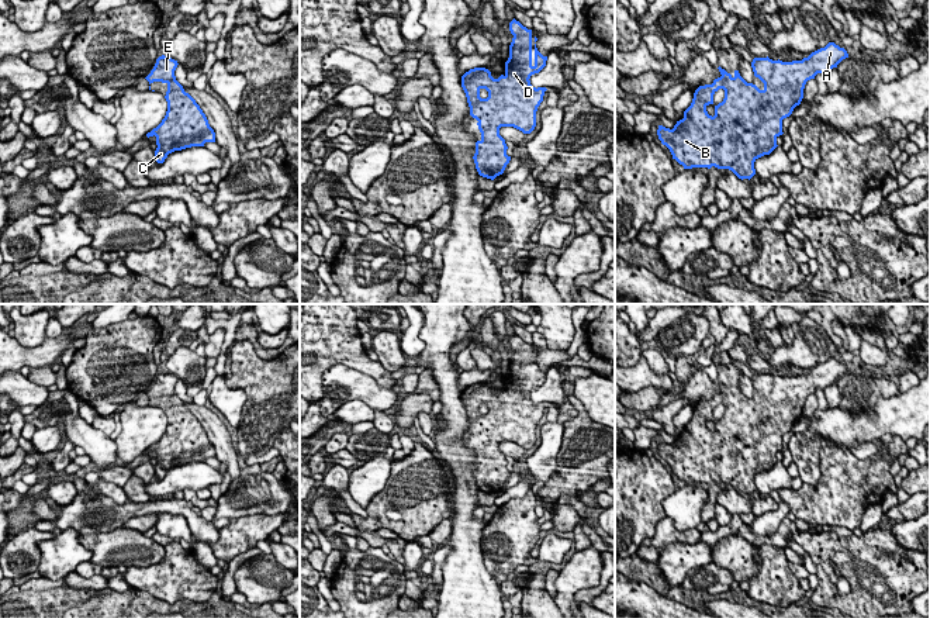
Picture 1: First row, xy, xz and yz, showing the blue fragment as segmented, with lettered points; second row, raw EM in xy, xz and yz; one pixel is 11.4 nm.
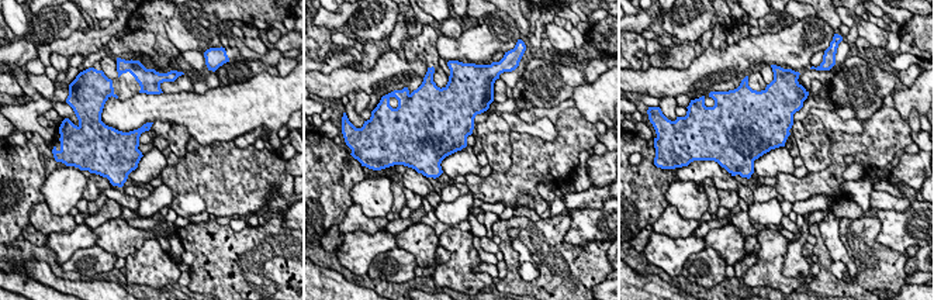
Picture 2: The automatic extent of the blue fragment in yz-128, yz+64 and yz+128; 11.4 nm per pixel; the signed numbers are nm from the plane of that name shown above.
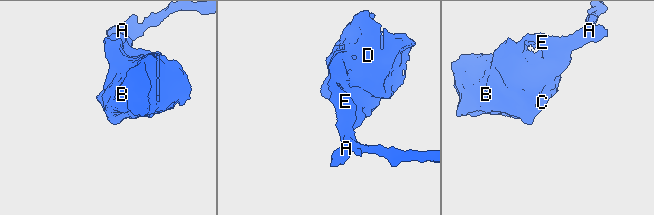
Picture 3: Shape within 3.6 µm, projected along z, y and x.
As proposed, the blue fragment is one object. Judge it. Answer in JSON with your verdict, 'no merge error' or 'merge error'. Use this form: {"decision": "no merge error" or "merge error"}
{"decision": "no merge error"}

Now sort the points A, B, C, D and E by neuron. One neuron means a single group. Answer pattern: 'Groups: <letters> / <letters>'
Groups: A B C D E

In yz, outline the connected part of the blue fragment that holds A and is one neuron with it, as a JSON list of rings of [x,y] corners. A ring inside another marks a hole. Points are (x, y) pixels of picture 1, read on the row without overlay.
[[[834,358],[802,376],[754,373],[751,383],[764,398],[763,405],[747,398],[739,386],[732,391],[719,381],[722,391],[695,405],[684,434],[673,445],[658,441],[658,455],[684,484],[715,481],[750,496],[756,490],[754,477],[778,462],[782,435],[801,420],[806,397],[846,373],[847,366]],[[719,404],[725,405],[725,414],[712,432],[706,422],[713,420]]]

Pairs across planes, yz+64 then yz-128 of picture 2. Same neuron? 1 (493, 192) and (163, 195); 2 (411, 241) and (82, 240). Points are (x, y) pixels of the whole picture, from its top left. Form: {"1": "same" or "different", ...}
{"1": "different", "2": "different"}

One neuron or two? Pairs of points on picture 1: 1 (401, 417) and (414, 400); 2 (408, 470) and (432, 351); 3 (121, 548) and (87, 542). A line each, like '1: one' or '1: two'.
1: one
2: two
3: one

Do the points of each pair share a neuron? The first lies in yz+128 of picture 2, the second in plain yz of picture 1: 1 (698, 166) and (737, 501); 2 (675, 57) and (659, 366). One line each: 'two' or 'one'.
1: one
2: two

